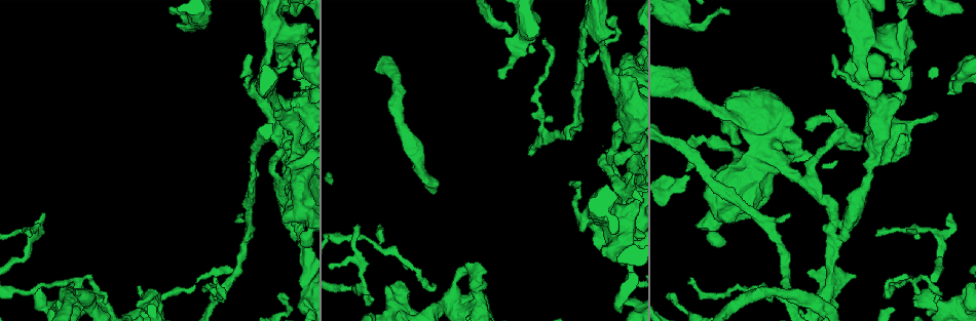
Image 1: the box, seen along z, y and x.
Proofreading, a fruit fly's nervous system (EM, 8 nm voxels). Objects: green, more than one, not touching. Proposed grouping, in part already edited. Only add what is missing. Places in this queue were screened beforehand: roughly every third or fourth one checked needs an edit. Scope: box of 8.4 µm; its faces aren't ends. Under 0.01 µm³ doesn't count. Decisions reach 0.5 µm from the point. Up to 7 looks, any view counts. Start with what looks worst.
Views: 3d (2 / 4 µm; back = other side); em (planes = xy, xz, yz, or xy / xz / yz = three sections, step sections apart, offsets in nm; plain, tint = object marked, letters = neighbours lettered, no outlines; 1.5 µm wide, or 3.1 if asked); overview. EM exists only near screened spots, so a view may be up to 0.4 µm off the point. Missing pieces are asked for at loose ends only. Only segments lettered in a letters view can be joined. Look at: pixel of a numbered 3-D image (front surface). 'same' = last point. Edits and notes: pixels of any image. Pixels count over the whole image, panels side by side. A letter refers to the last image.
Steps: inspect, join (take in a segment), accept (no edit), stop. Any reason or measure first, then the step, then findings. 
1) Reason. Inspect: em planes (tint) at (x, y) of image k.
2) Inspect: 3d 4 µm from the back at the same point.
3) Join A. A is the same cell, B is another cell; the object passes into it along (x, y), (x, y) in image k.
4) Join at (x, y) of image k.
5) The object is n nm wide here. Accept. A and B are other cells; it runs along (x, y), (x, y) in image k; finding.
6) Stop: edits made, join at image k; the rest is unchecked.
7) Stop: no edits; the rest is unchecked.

An open end. Inspect: 3d 2 µm at (543, 41) of image 1.

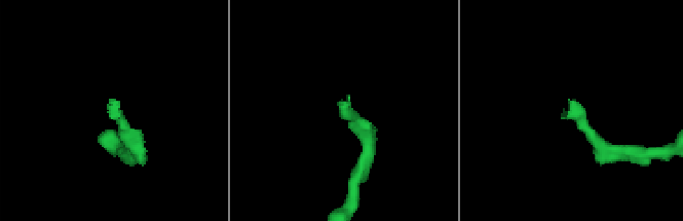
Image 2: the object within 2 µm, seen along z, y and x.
Now the EM. Inspect: em yz step 8 (tint) at (114, 100) of image 2.

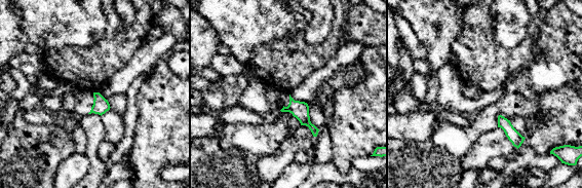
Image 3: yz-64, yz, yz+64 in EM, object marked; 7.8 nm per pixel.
Inspect: em xz step 8 (letters) at the same point.

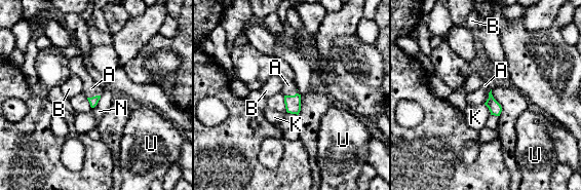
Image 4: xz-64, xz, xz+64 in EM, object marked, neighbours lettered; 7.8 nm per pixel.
Join A. A is the same cell, B, K, N and U are other cells; the object passes into it along (293, 103), (292, 96), (288, 85) in image 4; it goes on there.

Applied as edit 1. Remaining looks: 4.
An open end. Inspect: em xy step 4 (letters) at (370, 299) of image 1.

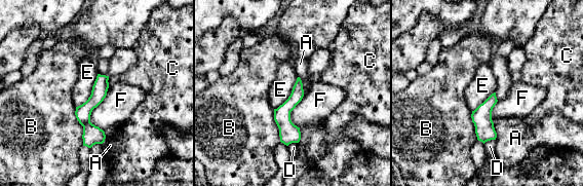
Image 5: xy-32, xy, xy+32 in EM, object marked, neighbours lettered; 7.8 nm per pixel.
Inspect: em planes (letters) at the same point.

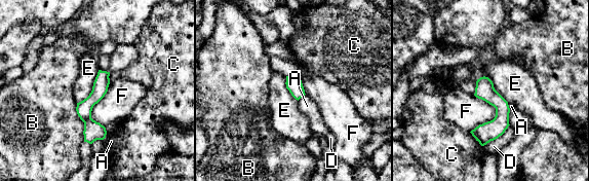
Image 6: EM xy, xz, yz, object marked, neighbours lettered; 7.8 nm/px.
Accept. A, B, C, D, E and F are other cells; it runs along (104, 73), (87, 104), (89, 140) in image 6; none of them fits.

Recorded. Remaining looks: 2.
An open end. Inspect: em planes (plain) at (139, 304) of image 1.

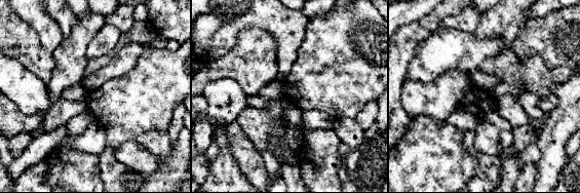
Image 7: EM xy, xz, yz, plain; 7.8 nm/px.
Inspect: em planes (letters) at the same point.

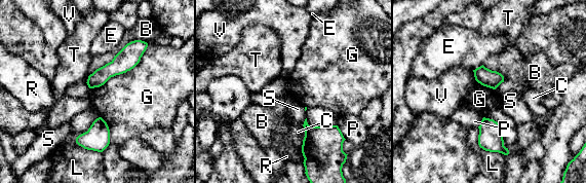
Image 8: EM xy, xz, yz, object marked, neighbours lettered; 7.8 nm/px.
Accept. B, C, E, G, L, P, R, S, T and V are other cells; a border runs along (147, 42), (129, 41), (86, 82) in image 8; none of them fits.

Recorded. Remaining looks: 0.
Stop: edits made, join at image 4; the rest is unchecked.

